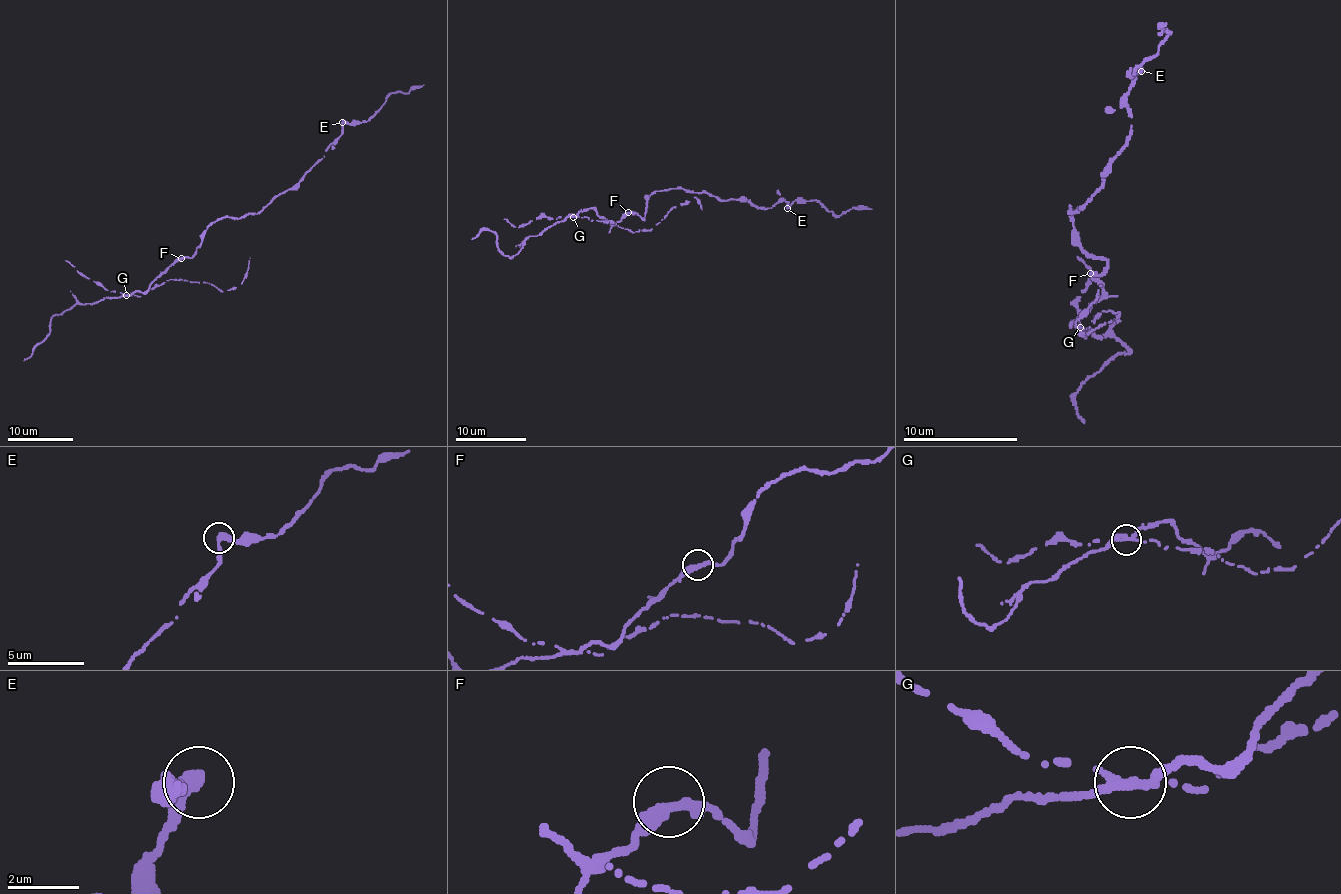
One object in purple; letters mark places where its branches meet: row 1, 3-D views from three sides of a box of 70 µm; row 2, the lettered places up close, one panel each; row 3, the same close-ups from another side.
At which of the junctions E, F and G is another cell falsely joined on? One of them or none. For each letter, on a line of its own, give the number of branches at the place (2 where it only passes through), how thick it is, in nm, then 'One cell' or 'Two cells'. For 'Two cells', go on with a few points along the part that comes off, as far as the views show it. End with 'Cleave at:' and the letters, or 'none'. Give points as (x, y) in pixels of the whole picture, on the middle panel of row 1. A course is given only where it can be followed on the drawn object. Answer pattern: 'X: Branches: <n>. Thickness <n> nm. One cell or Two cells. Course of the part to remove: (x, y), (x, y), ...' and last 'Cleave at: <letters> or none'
E: Branches: 2. Thickness 320 nm. One cell
F: Branches: 2. Thickness 320 nm. One cell
G: Branches: 2. Thickness 320 nm. Two cells. Course of the part to remove: (574, 216), (616, 223), (636, 232), (650, 230), (676, 206), (694, 197), (702, 209)
Cleave at: G

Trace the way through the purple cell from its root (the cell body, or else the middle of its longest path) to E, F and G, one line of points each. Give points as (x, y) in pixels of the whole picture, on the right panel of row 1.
E: (1072, 221), (1070, 207), (1073, 212), (1081, 209), (1102, 187), (1107, 163), (1131, 135), (1126, 93), (1141, 71)
F: (1072, 221), (1077, 243), (1088, 253), (1107, 261), (1107, 267), (1098, 275), (1090, 273)
G: (1072, 221), (1077, 243), (1107, 261), (1098, 275), (1093, 273), (1103, 283), (1104, 295), (1070, 322), (1080, 326)

